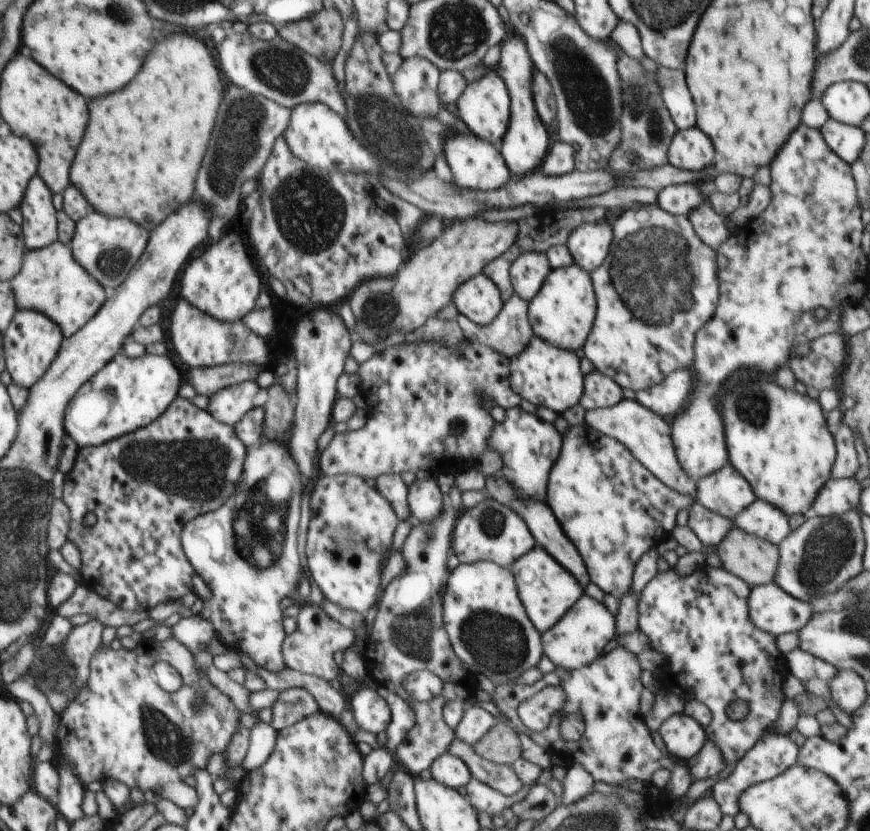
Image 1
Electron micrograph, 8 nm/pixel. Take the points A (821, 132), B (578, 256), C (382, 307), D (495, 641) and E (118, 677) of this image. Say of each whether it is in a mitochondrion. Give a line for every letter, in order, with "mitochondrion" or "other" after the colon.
A: other
B: other
C: mitochondrion
D: mitochondrion
E: other

